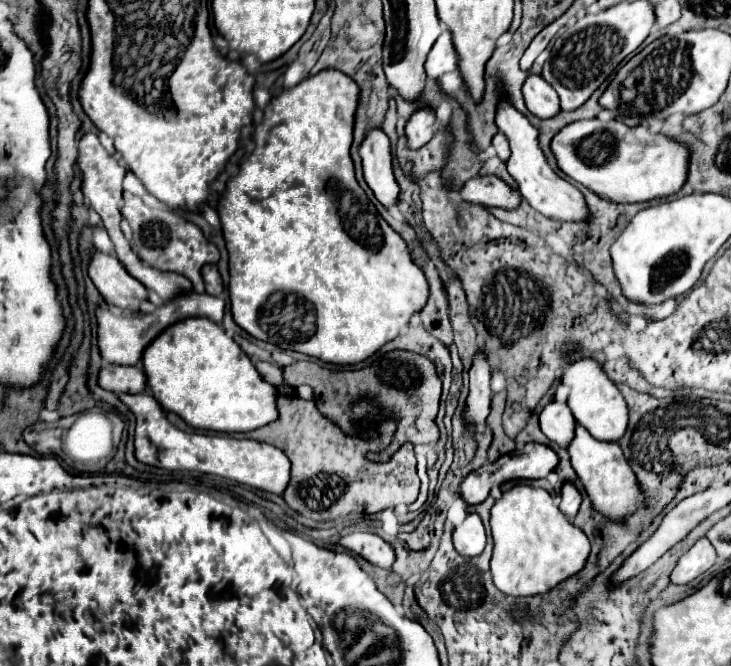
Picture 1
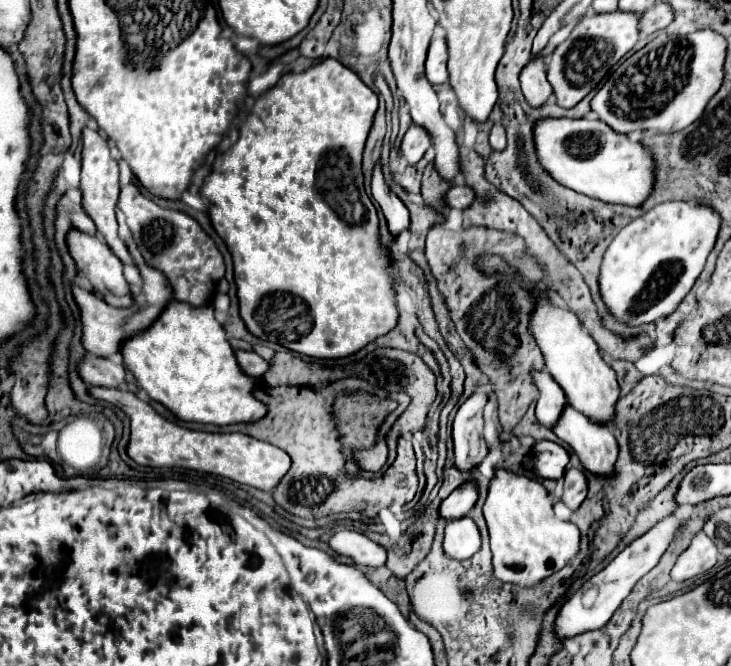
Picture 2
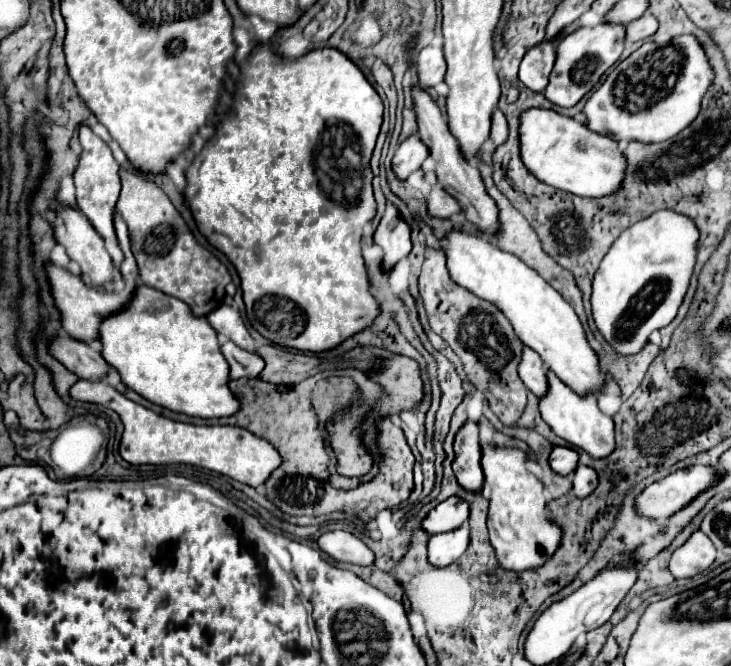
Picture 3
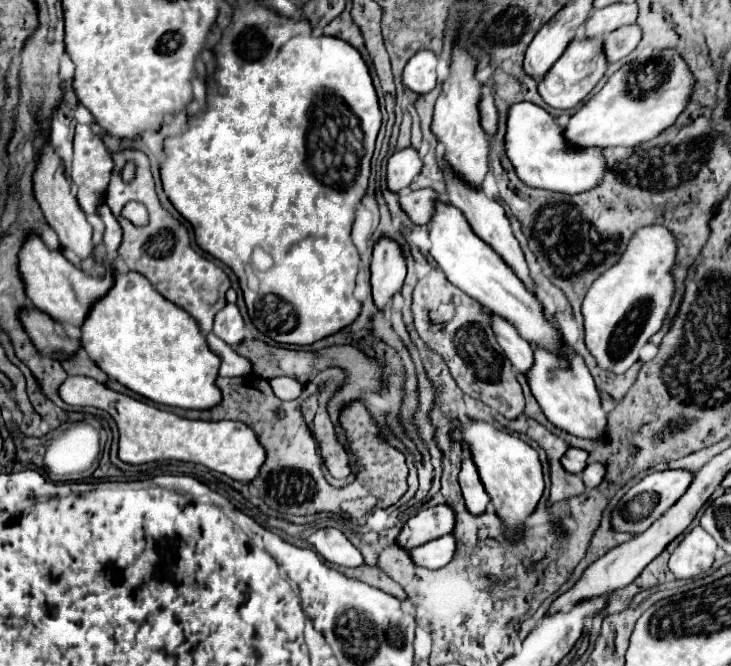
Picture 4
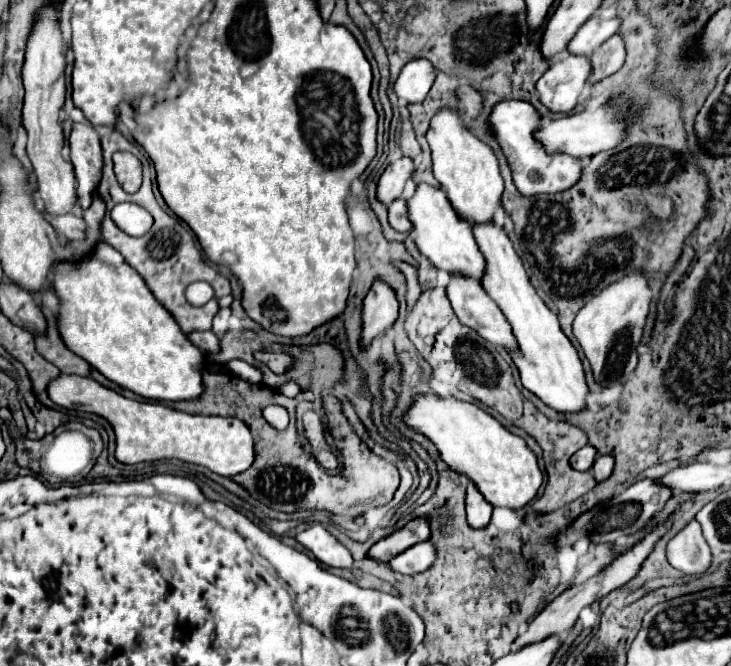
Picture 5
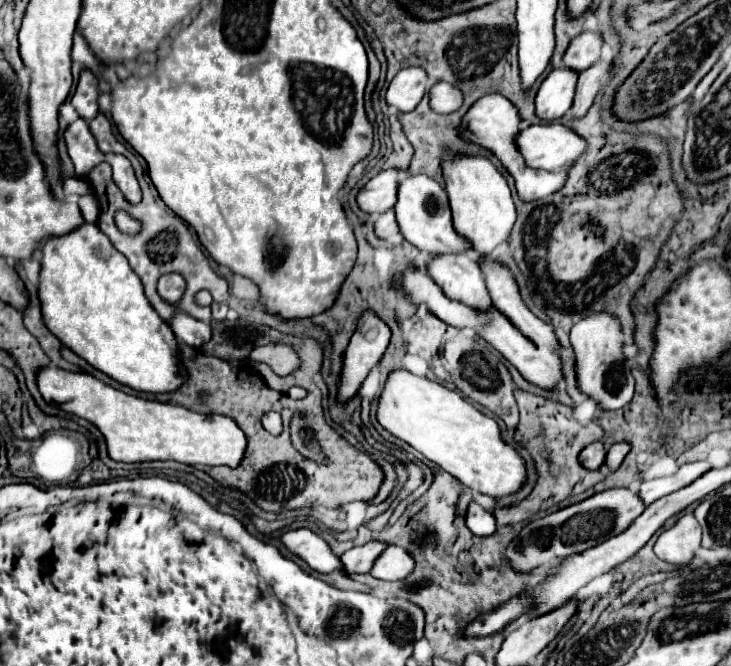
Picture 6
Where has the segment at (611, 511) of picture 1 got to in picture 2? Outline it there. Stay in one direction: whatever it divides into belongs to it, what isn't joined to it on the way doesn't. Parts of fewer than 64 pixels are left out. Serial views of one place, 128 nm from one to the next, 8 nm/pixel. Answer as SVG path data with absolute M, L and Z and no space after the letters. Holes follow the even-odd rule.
M566 406L558 424L554 426L554 434L574 450L574 454L578 456L584 470L592 472L594 476L612 476L612 468L616 468L618 444L616 444L616 438L608 426L596 424L596 422L588 420L584 414Z

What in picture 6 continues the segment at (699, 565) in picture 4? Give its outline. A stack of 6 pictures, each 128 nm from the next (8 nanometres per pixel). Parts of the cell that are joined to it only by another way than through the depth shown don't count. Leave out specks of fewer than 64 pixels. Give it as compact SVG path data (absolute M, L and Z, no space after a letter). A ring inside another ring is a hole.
M684 512L684 516L680 516L672 528L660 534L660 538L654 544L654 552L664 562L686 566L694 560L694 554L700 548L700 540L700 524L696 524L692 512Z

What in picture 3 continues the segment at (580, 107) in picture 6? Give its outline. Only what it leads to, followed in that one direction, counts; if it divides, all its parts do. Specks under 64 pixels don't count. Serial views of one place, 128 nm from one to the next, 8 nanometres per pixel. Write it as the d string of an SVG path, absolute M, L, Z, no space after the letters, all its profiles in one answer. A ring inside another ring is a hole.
M646 12L642 18L638 18L638 20L628 24L628 28L626 28L626 42L632 44L632 42L638 42L638 40L644 40L644 38L652 36L658 30L658 26L660 24L658 24L656 16Z

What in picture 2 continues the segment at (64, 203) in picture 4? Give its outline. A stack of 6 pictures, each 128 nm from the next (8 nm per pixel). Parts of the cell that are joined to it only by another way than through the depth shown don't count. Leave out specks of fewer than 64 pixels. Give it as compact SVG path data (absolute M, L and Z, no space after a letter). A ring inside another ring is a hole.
M80 230L68 234L68 248L76 260L80 272L92 282L96 290L104 296L130 296L130 284L122 274L122 264L116 260L112 250L96 236L90 236Z

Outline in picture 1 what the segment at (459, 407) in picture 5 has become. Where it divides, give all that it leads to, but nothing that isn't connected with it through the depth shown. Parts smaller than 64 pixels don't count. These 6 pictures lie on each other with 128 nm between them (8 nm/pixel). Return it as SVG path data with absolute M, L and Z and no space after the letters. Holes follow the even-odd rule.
M518 484L512 490L504 492L502 498L494 504L492 516L492 538L494 538L494 554L490 560L494 584L498 590L502 590L508 596L536 596L536 594L548 594L550 588L556 588L560 582L576 576L588 556L590 556L590 542L586 534L576 528L556 506L552 496L542 488L532 488L526 484Z

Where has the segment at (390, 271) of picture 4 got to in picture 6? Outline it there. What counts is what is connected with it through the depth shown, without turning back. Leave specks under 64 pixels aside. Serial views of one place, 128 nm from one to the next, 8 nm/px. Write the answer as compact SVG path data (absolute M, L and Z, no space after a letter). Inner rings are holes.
M366 308L360 316L360 322L356 326L356 332L350 338L350 344L344 356L340 394L338 394L342 402L346 402L358 392L368 370L384 354L388 340L390 340L388 324L382 318L378 318L372 308Z

